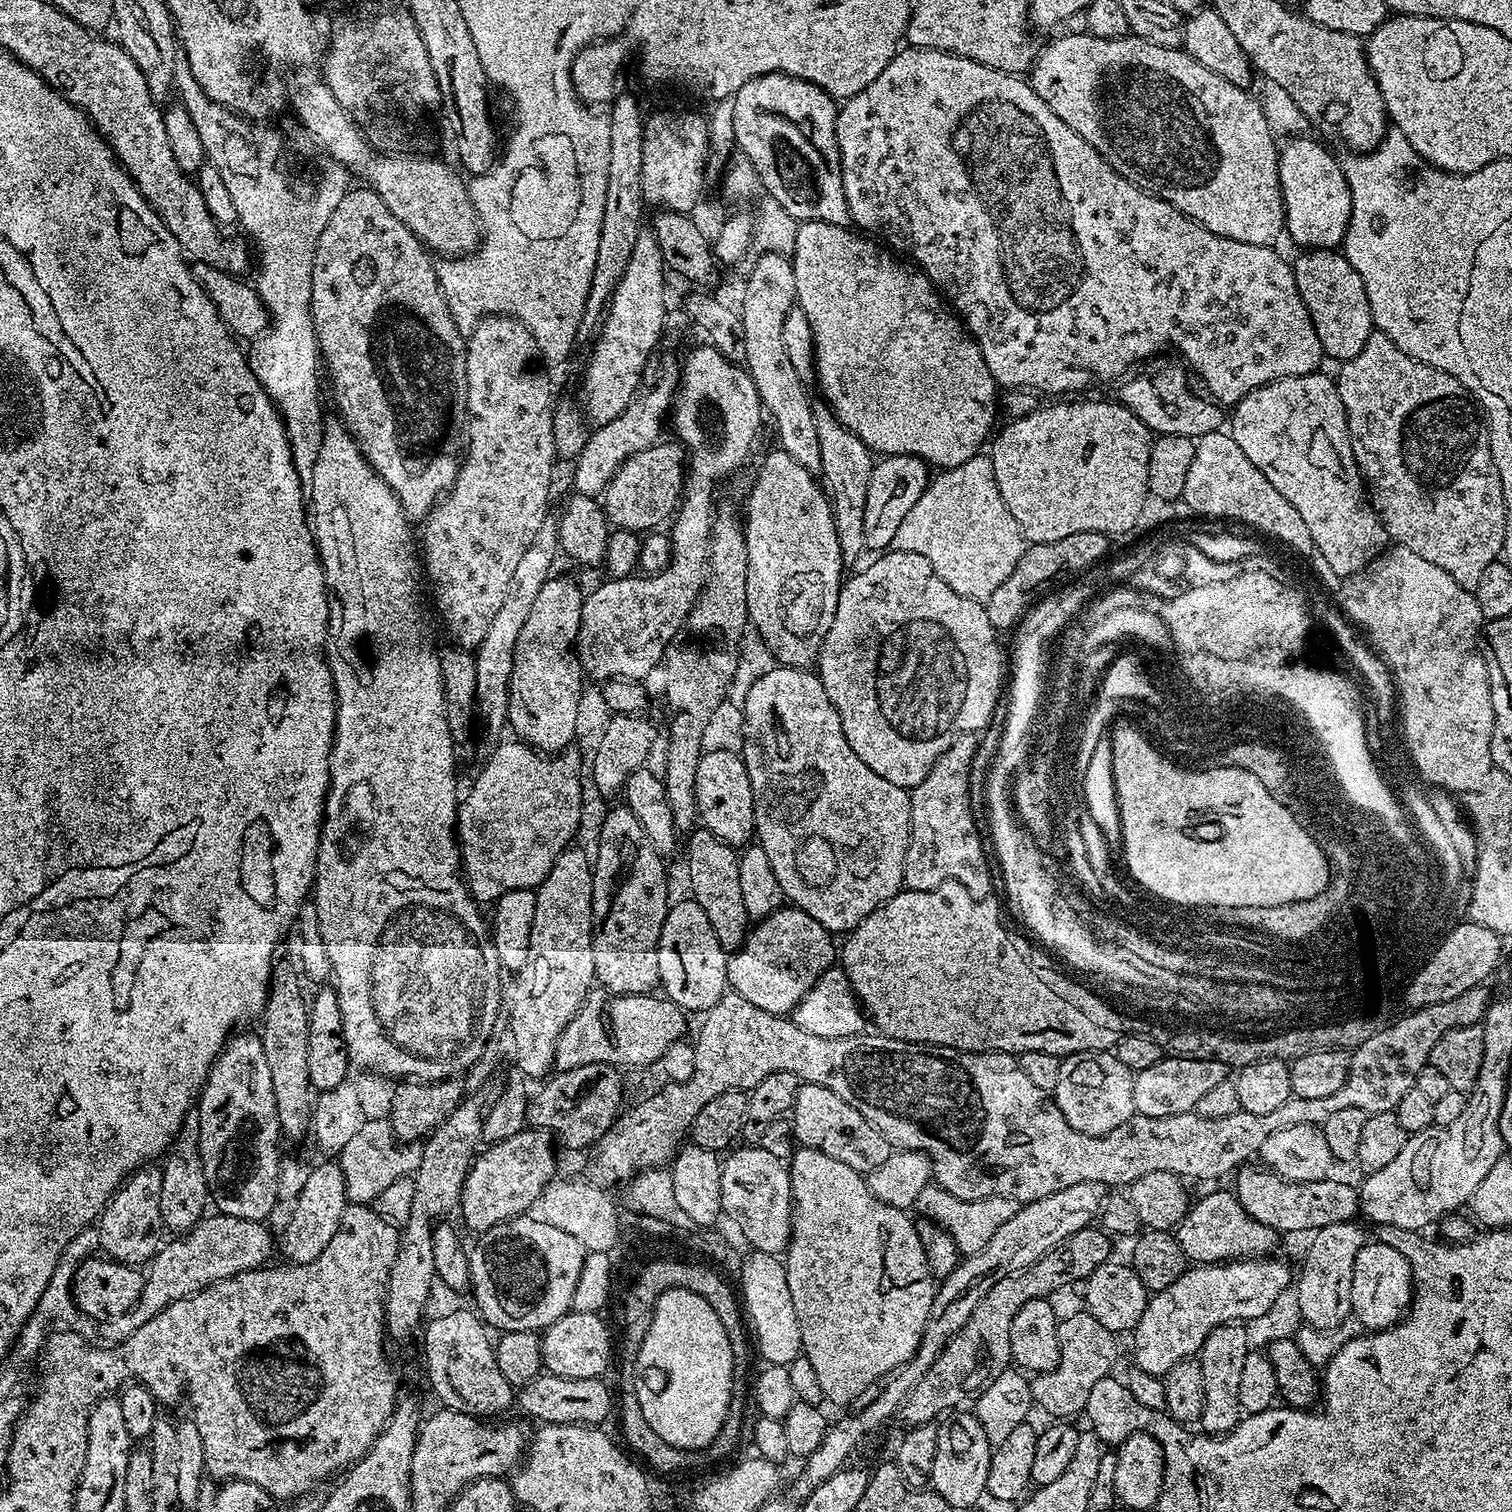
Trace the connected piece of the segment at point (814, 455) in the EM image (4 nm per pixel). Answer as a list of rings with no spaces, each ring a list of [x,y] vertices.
[[[765,252],[759,257],[748,285],[744,288],[742,307],[742,360],[760,394],[760,402],[776,423],[776,436],[780,439],[779,451],[790,454],[796,462],[802,462],[806,470],[820,472],[818,429],[814,426],[813,401],[808,400],[805,381],[798,378],[798,370],[786,354],[783,330],[786,316],[798,304],[798,278],[794,274],[791,259],[782,252]]]

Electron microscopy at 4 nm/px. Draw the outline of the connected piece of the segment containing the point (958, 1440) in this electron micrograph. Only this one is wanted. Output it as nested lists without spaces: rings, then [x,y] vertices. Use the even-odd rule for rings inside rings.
[[[960,1410],[943,1425],[937,1427],[938,1450],[934,1450],[934,1470],[930,1481],[931,1491],[938,1493],[954,1510],[968,1508],[985,1495],[990,1474],[990,1458],[994,1445],[986,1438],[982,1422],[971,1411]]]

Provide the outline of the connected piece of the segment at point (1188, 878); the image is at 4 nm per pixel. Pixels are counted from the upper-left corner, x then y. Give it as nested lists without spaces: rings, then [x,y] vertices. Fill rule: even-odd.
[[[1125,732],[1113,743],[1113,758],[1125,830],[1122,860],[1134,878],[1153,889],[1160,899],[1189,910],[1282,906],[1309,902],[1327,888],[1330,865],[1319,842],[1295,813],[1270,798],[1252,776],[1244,776],[1244,772],[1198,776],[1193,771],[1178,770],[1157,745]]]

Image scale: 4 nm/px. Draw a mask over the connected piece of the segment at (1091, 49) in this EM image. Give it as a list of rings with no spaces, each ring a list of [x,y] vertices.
[[[1131,34],[1118,38],[1064,36],[1041,56],[1039,53],[1030,69],[1030,83],[1038,98],[1070,130],[1090,142],[1122,178],[1161,196],[1206,230],[1238,242],[1269,246],[1284,236],[1279,229],[1285,221],[1279,184],[1280,153],[1263,103],[1257,97],[1255,100],[1249,89],[1239,88],[1202,66],[1183,48],[1158,46]]]

